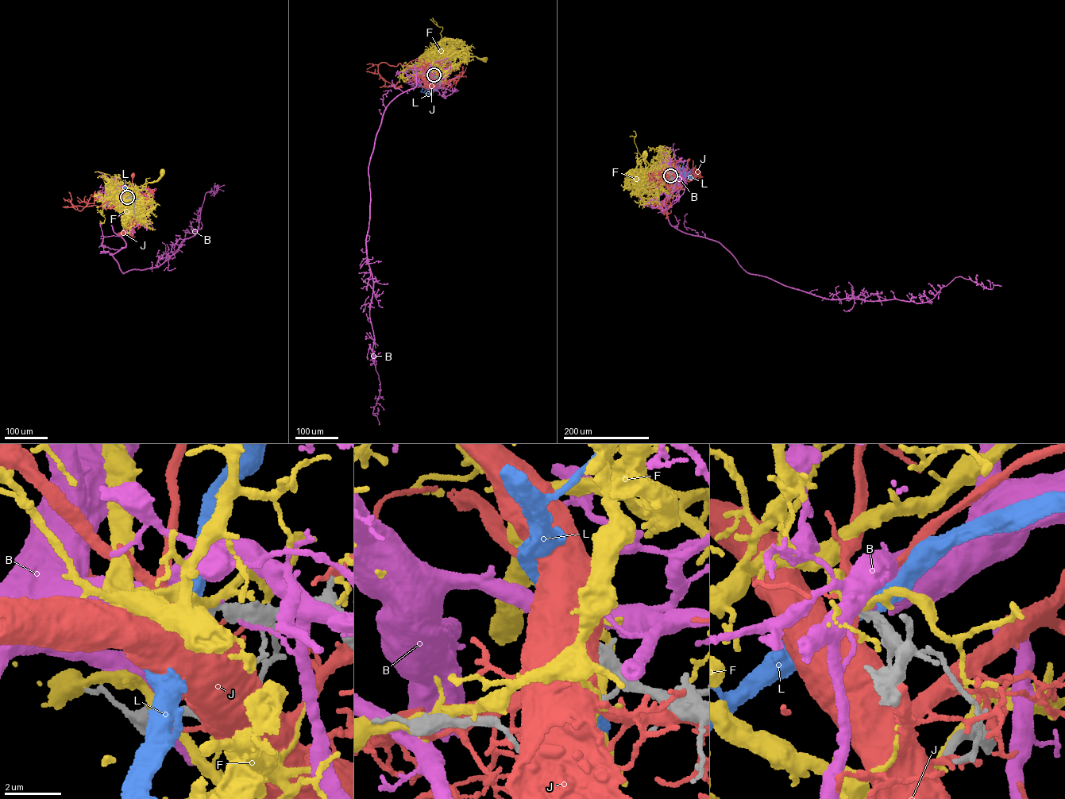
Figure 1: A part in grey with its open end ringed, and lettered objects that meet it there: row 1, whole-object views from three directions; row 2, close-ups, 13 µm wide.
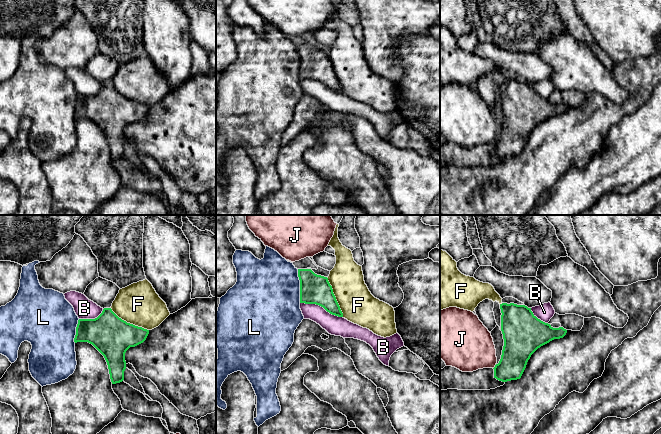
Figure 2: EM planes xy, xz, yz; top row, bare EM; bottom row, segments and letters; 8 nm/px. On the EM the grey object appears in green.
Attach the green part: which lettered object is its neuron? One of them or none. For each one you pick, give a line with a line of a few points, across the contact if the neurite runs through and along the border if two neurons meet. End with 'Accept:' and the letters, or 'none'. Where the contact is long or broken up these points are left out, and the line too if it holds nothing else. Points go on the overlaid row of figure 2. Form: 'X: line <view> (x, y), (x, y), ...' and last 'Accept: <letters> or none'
Accept: none

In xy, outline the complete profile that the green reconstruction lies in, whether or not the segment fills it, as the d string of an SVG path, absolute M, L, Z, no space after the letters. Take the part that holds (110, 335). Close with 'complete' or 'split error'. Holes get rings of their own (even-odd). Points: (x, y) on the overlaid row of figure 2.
M104 308L95 319L79 319L76 327L74 342L88 342L92 344L105 358L112 384L124 380L126 369L125 353L130 347L143 343L149 334L149 330L127 323L119 318L111 308Z; complete

